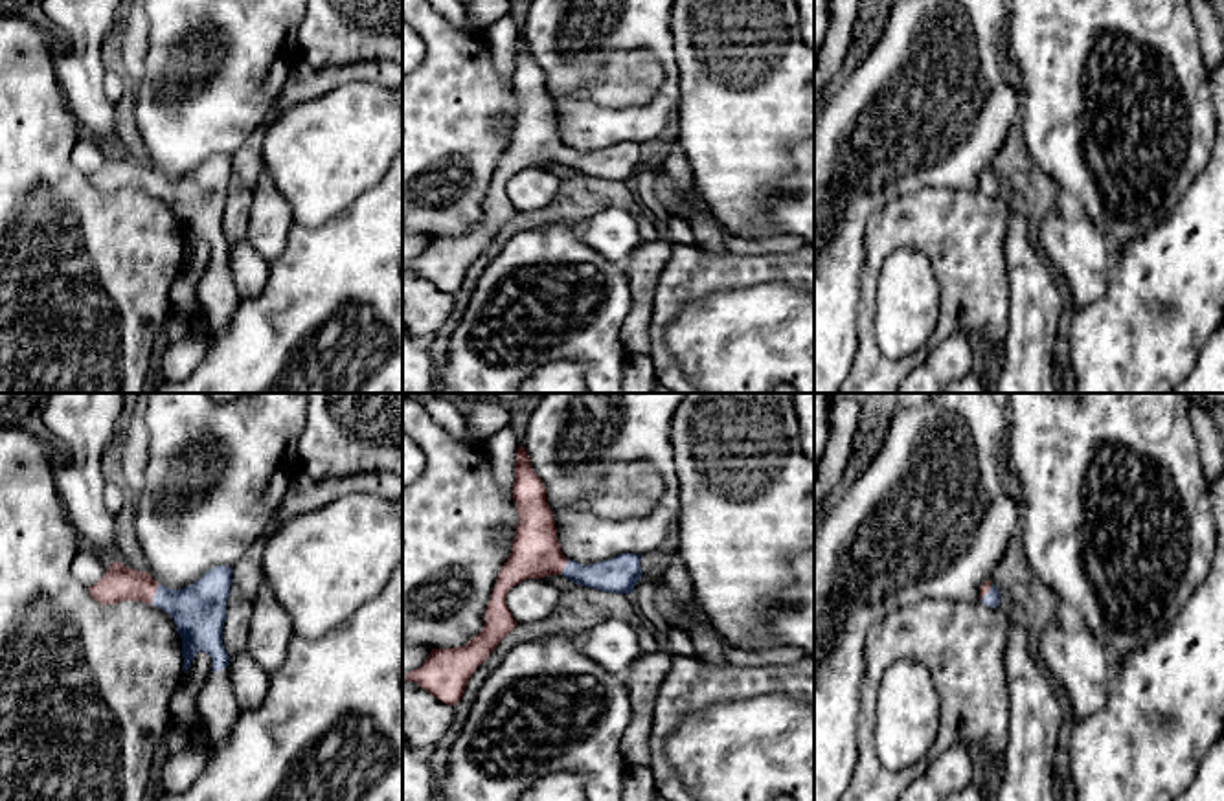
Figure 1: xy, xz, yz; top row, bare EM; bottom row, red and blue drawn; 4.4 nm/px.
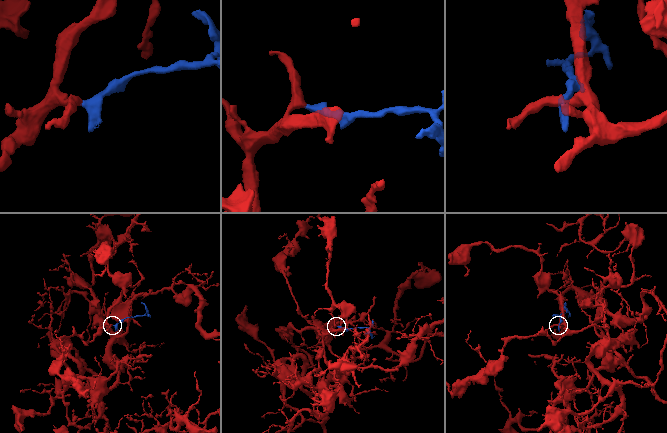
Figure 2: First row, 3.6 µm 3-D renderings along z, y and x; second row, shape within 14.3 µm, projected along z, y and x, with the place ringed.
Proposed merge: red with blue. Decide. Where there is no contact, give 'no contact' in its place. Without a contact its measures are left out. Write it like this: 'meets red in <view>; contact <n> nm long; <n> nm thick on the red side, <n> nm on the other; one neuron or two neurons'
meets red in xy; contact 90 nm long; 160 nm thick on the red side, 240 nm on the other; one neuron

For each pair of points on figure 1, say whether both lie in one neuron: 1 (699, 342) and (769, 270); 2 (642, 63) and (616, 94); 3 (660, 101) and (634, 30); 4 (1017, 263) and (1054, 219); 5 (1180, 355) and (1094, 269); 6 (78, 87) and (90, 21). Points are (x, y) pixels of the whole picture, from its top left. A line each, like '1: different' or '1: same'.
1: different
2: same
3: same
4: different
5: different
6: same

